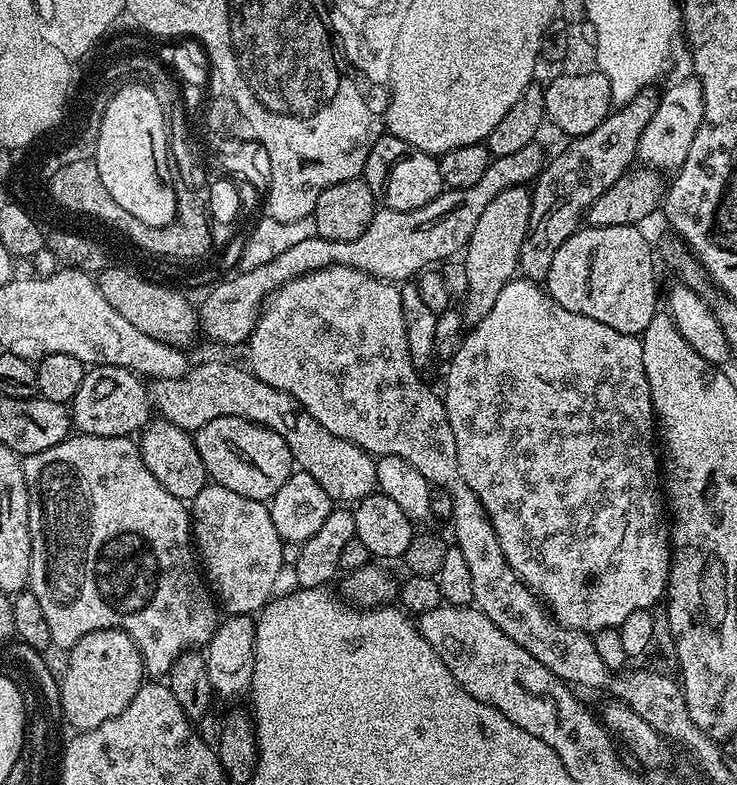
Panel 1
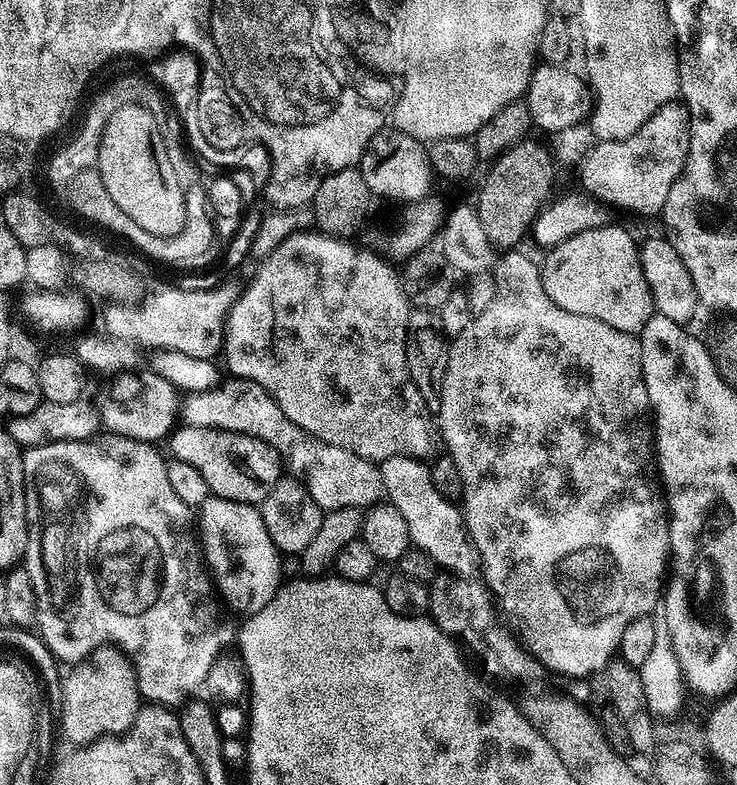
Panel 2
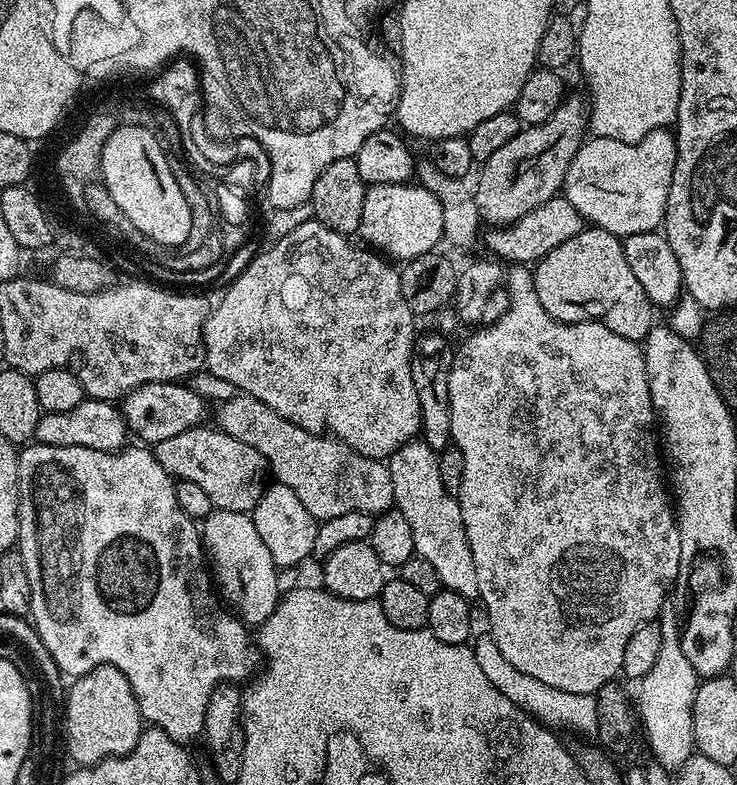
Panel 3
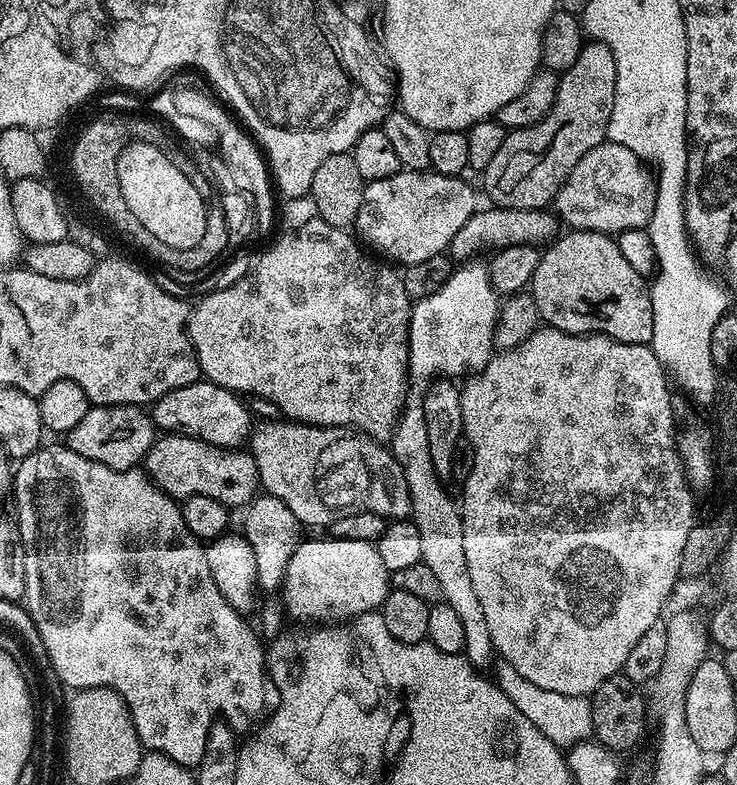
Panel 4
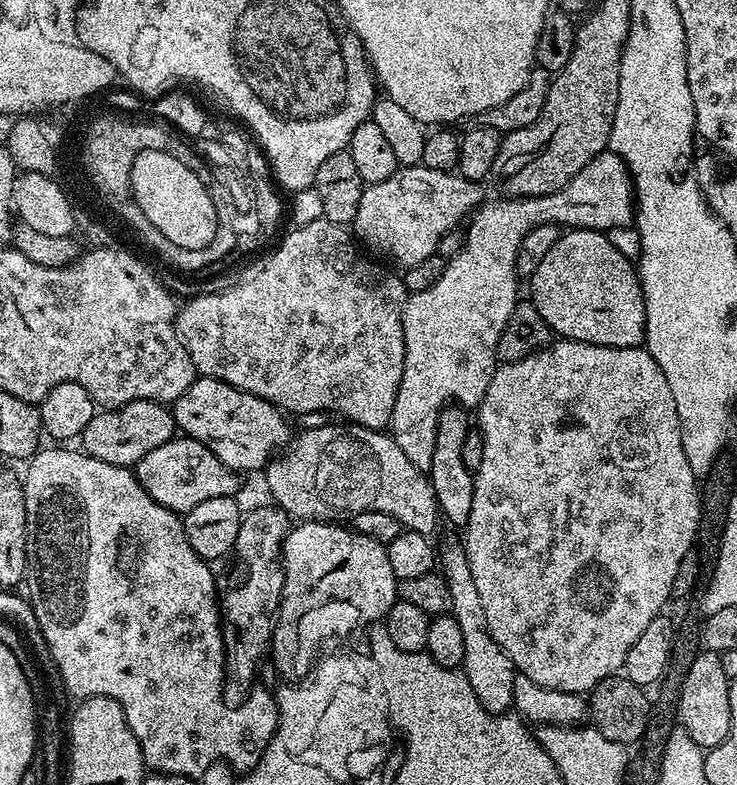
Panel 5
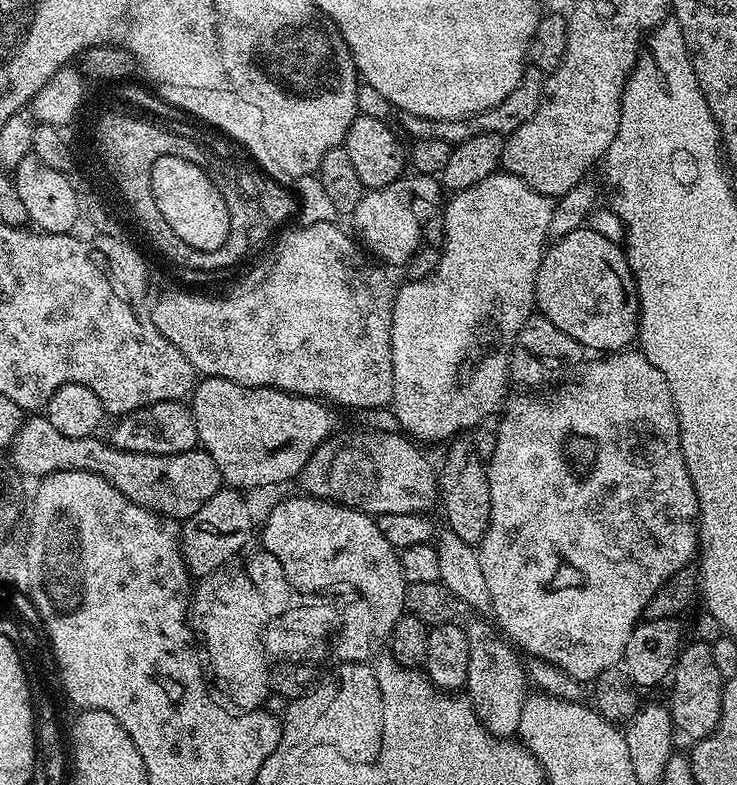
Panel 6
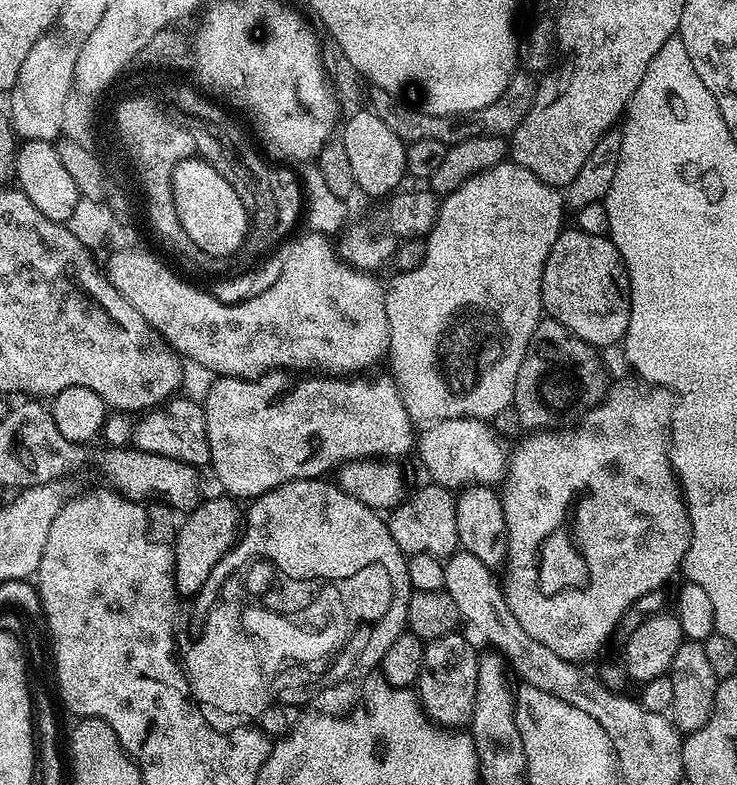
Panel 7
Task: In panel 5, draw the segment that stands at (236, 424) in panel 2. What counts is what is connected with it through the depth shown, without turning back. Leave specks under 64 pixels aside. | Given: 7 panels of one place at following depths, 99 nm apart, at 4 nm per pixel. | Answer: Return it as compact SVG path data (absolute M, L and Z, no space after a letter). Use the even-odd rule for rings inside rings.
M351 422L336 423L340 424L324 424L321 428L306 429L297 440L295 437L279 455L269 460L266 475L268 492L273 496L269 497L289 517L300 522L340 522L344 515L347 517L362 510L382 510L386 514L394 514L394 518L398 518L405 529L429 538L435 537L436 523L441 523L442 517L427 475L416 468L414 462L406 458L406 454L402 454L398 442L394 442L387 431L364 428L361 424Z

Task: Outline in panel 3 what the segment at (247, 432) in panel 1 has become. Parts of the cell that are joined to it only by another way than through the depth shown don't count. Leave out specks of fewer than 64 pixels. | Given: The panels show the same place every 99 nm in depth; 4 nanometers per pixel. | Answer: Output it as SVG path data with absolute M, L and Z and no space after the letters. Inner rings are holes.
M215 426L182 430L182 434L174 434L174 438L155 444L154 451L162 470L169 472L177 481L194 482L194 486L208 495L213 509L251 513L264 493L264 475L267 477L270 472L270 465L264 461L262 454L258 454L258 450L254 450L254 446L238 442L238 438Z

